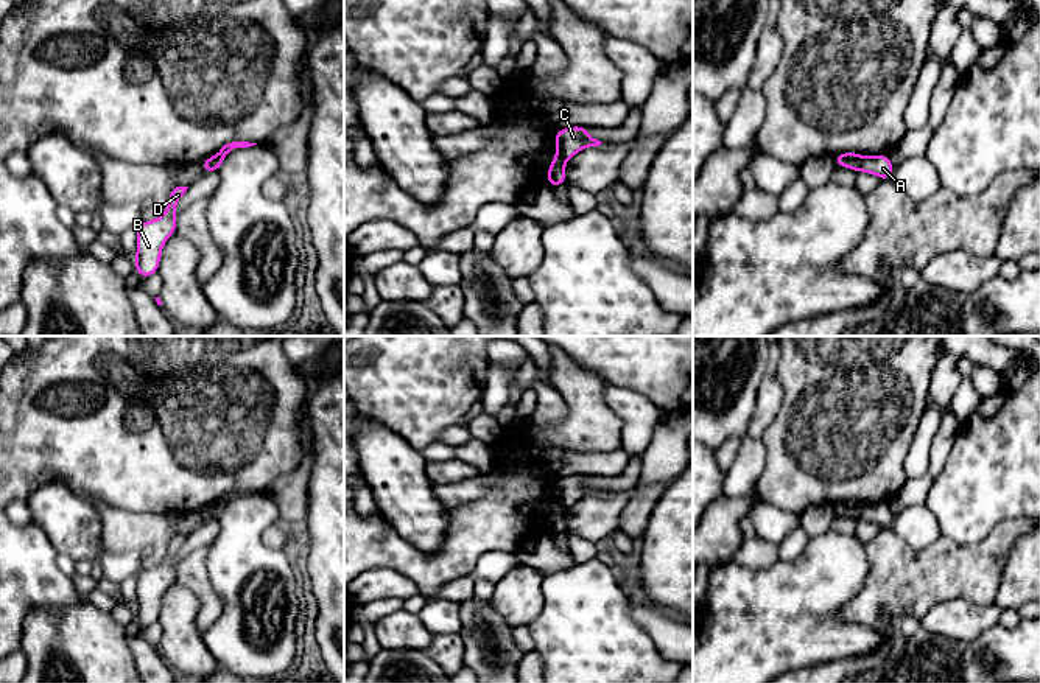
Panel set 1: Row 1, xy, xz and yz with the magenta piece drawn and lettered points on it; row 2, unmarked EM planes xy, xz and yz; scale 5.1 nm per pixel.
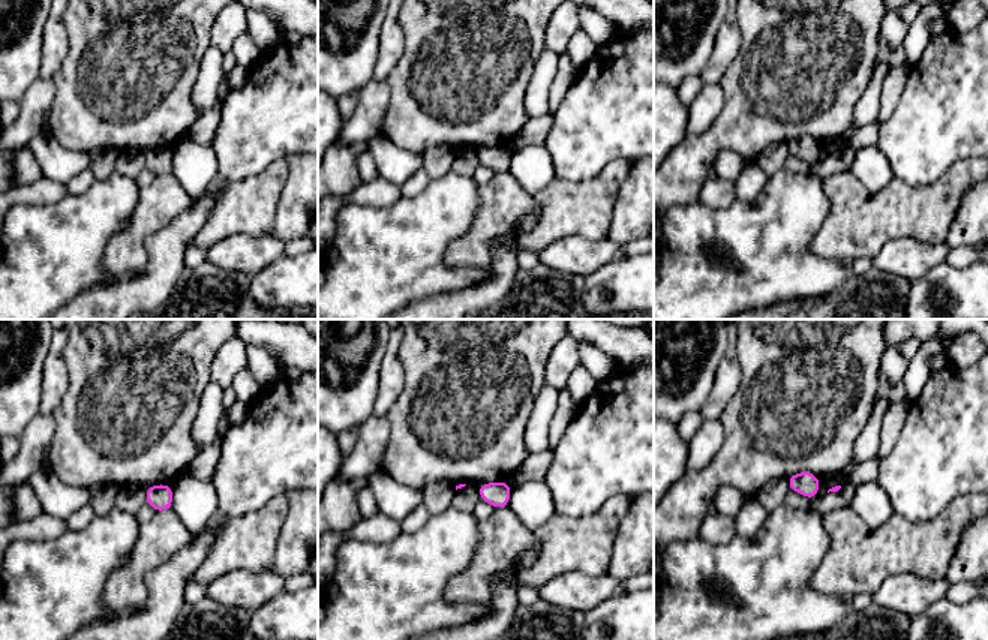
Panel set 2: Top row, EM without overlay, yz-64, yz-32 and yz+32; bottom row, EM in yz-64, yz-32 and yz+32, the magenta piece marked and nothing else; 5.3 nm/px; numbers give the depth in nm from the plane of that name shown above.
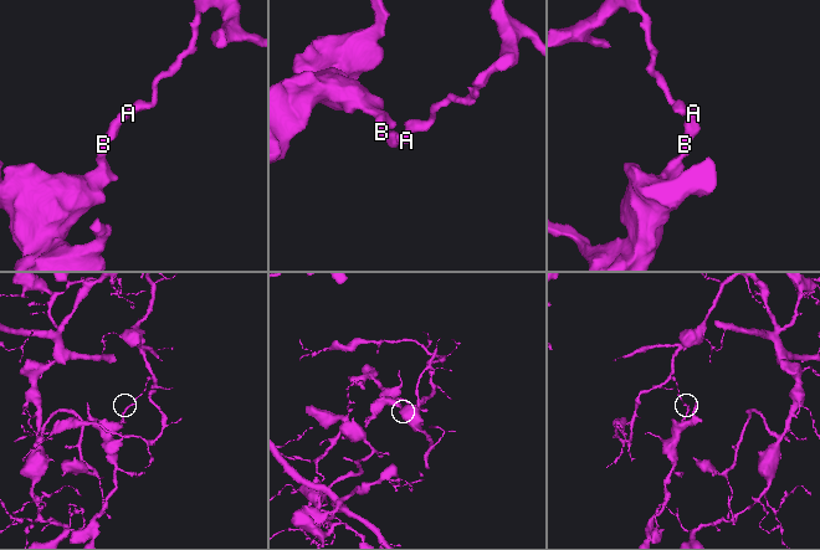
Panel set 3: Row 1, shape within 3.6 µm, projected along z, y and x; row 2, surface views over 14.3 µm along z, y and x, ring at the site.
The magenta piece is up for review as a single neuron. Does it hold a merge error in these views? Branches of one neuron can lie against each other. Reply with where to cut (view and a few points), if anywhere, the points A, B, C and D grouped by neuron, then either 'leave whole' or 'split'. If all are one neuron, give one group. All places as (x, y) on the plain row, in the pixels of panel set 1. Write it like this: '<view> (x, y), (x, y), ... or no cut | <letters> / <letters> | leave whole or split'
yz (863, 504), (860, 518) | A B D / C | split

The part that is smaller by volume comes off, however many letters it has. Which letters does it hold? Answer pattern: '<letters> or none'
A, B, D

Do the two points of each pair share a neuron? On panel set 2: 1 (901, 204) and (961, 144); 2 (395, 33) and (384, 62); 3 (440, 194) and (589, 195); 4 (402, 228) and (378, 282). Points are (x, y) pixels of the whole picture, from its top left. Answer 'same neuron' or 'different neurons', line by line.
1: different neurons
2: same neuron
3: different neurons
4: same neuron

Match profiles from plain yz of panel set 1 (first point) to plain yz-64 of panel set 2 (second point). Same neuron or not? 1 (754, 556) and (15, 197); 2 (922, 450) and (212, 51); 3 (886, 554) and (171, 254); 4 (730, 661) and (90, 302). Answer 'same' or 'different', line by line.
1: same
2: same
3: different
4: different

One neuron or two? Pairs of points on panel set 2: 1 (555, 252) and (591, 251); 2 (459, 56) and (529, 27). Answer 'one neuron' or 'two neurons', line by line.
1: one neuron
2: one neuron

